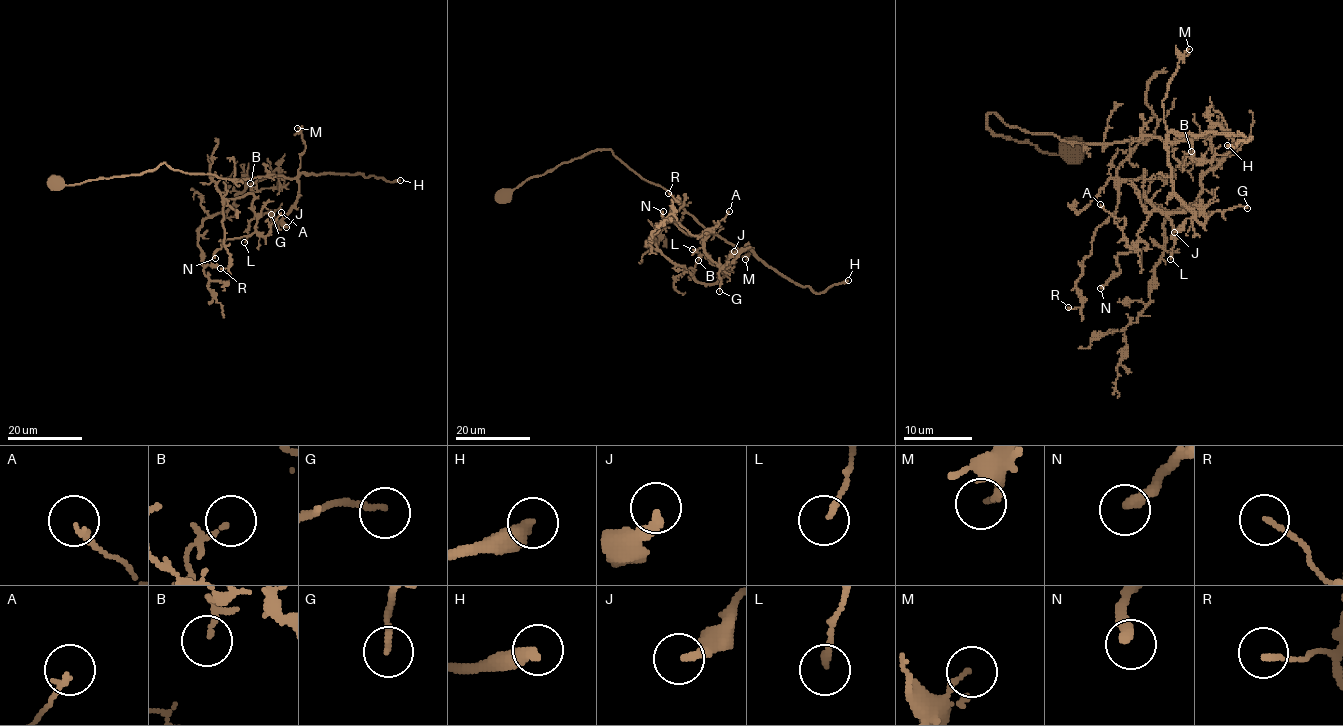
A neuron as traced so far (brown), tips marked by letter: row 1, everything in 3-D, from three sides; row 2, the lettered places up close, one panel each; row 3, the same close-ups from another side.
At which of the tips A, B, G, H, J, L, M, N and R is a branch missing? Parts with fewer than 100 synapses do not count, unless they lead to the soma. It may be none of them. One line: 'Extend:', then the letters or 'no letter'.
Extend: H

